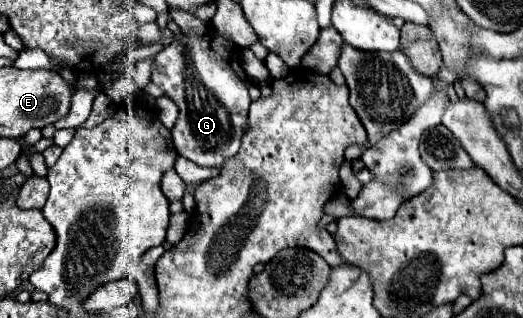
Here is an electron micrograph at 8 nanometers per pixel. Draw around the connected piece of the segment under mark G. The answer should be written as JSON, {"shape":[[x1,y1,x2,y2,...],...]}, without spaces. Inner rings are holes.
{"shape":[[209,32,203,38,179,34,173,38,173,42,165,50,161,50,155,56,155,68,153,68,151,80,157,86,161,86,167,92,167,96,179,106,179,118,175,128,171,130,175,150,177,154,185,156,197,166,221,168,241,148,241,138,247,130,247,114,249,114,251,98,247,94,249,80,235,54,237,54,235,48,227,48,227,42,223,42,221,36,217,36,215,32]]}

